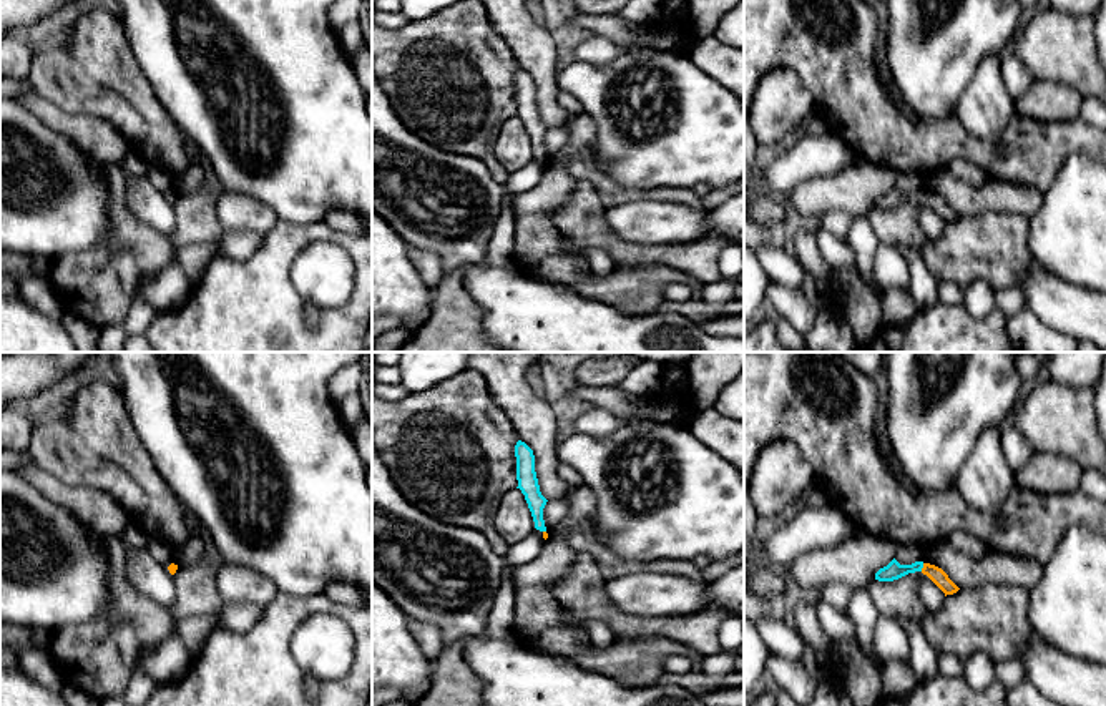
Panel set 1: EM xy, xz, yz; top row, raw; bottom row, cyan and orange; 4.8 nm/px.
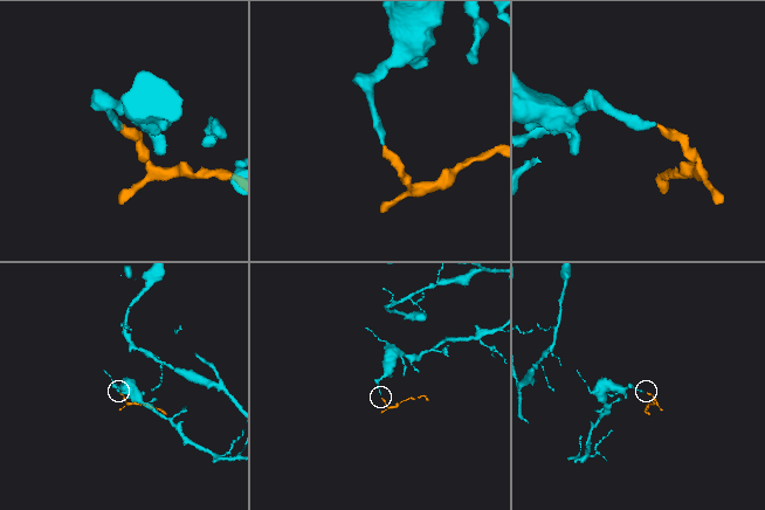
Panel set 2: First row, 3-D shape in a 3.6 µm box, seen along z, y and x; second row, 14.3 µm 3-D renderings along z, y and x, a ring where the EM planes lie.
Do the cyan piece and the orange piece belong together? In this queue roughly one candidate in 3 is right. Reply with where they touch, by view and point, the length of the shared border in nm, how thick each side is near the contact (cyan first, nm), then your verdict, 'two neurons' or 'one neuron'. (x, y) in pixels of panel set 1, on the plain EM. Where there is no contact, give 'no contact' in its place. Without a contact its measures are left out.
yz (922, 195) | 40 nm | 90/80 nm | one neuron

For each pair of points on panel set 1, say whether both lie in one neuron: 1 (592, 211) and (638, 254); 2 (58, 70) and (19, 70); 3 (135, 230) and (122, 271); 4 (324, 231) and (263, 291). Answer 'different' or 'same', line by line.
1: same
2: different
3: same
4: same

